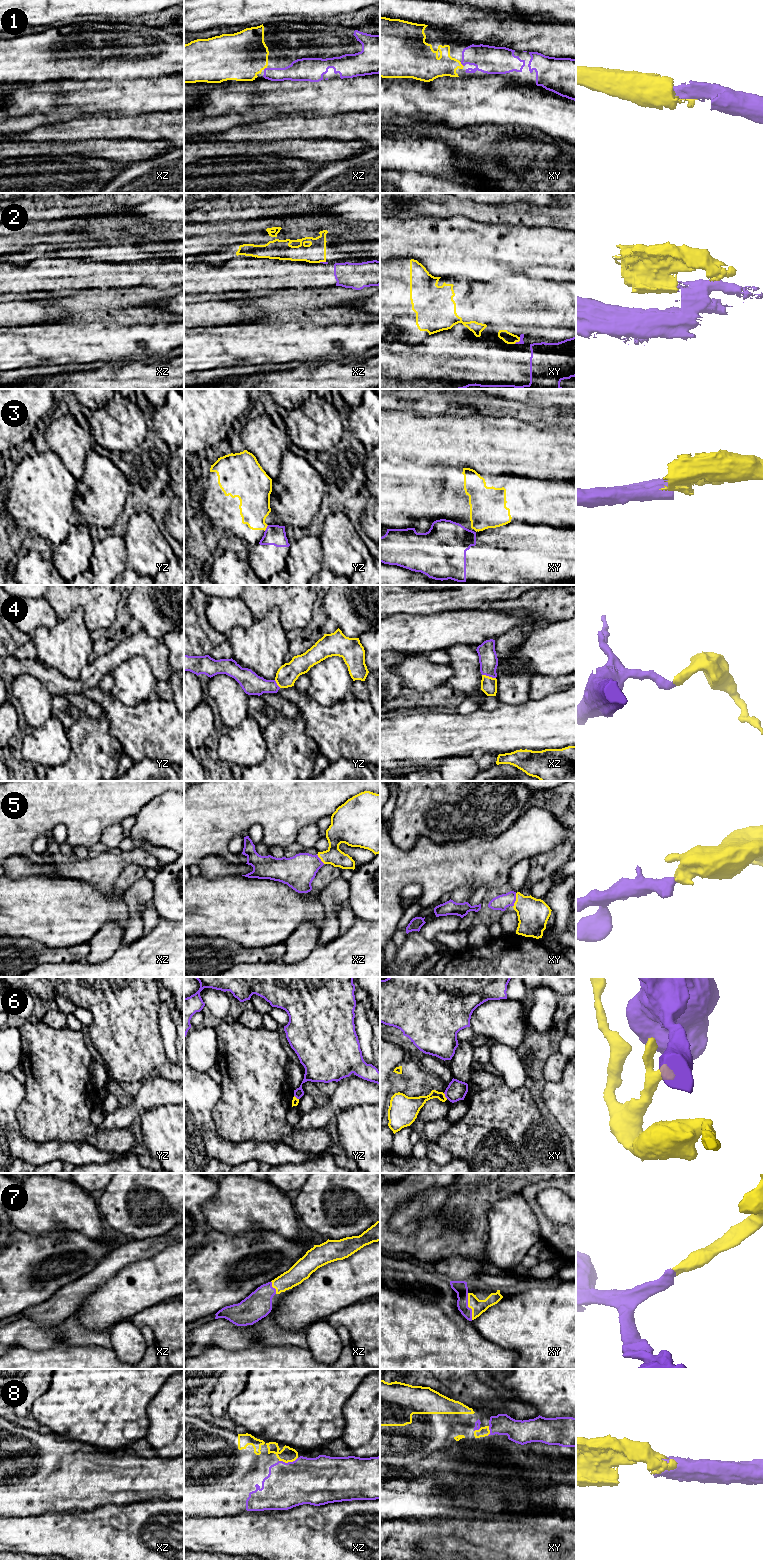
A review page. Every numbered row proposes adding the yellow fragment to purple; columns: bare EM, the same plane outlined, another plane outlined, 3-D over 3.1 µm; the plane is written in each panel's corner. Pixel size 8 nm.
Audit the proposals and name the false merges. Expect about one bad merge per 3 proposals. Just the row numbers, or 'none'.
2, 3, 6

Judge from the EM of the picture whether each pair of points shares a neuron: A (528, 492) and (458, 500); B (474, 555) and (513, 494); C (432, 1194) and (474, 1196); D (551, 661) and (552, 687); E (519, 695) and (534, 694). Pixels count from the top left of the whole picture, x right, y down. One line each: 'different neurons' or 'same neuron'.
A: same neuron
B: different neurons
C: different neurons
D: different neurons
E: different neurons

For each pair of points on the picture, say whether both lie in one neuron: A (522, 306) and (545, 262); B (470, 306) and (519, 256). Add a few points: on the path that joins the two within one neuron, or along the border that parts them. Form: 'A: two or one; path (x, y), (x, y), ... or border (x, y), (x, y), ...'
A: two; border (513, 274), (525, 274), (552, 282)
B: two; border (522, 273), (497, 276), (489, 280), (476, 280)

